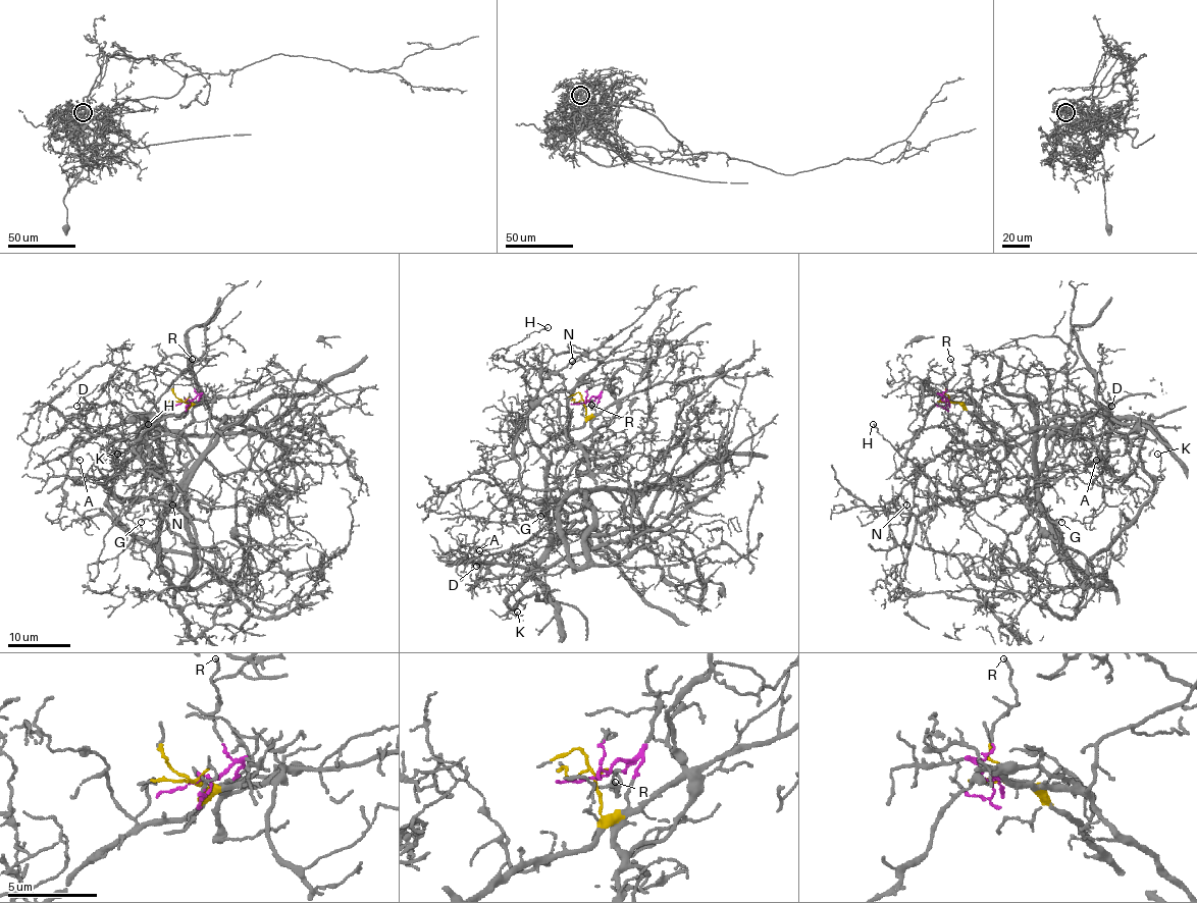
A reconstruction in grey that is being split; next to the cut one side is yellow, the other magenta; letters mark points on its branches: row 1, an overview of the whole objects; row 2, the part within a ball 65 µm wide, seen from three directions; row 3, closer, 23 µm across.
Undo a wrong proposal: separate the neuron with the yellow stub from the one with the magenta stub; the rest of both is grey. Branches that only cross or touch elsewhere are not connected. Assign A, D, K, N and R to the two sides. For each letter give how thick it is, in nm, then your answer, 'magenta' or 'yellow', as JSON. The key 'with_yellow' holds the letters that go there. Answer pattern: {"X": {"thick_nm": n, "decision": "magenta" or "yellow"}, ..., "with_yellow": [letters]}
{"A": {"thick_nm": 160, "decision": "yellow"}, "D": {"thick_nm": 140, "decision": "yellow"}, "K": {"thick_nm": 110, "decision": "yellow"}, "N": {"thick_nm": 110, "decision": "yellow"}, "R": {"thick_nm": 120, "decision": "magenta"}, "with_yellow": ["A", "D", "K", "N"]}

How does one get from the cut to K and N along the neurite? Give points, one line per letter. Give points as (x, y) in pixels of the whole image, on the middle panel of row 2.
K: (586, 403), (586, 421), (540, 450), (549, 534), (535, 582), (543, 598), (526, 594), (508, 615), (517, 612)
N: (586, 403), (581, 426), (561, 430), (542, 444), (531, 438), (531, 400), (543, 379), (572, 362)

